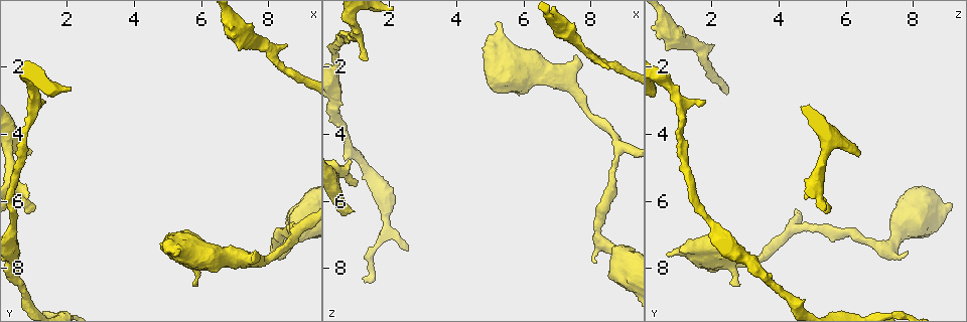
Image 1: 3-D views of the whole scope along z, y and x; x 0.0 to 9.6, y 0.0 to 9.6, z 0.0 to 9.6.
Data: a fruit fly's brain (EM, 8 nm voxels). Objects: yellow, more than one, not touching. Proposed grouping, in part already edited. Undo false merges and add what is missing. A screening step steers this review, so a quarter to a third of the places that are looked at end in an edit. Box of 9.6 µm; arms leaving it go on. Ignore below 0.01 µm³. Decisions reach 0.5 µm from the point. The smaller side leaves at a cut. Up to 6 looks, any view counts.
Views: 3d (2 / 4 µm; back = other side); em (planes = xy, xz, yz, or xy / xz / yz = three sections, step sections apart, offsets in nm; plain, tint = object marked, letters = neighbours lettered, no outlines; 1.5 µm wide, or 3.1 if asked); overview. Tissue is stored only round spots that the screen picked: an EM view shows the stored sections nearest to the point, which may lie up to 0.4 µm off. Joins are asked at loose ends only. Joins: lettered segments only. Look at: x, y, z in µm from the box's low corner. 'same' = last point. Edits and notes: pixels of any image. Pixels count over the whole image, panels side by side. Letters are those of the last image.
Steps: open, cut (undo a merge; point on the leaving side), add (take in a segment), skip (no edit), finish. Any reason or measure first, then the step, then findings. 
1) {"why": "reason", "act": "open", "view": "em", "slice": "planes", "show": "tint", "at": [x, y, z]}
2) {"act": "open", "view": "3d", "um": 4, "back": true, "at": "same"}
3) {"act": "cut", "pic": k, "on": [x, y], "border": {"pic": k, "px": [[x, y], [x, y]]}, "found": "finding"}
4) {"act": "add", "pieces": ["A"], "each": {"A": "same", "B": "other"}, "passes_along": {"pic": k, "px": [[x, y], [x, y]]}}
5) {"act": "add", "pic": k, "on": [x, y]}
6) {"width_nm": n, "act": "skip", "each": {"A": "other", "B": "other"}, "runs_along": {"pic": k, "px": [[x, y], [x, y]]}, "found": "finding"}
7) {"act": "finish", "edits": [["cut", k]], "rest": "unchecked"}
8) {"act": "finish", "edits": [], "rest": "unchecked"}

{"why": "thick end", "act": "open", "view": "em", "slice": "yz", "step": 4, "show": "letters", "at": [7.55, 7.50, 1.65]}

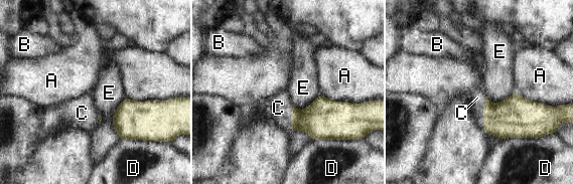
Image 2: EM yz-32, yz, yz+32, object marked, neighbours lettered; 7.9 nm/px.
{"act": "add", "pieces": ["C"], "each": {"A": "other", "B": "other", "C": "same", "D": "other", "E": "other"}, "passes_along": {"pic": 2, "px": [[514, 117], [483, 112], [477, 98]]}, "found": "the neuron continues"}

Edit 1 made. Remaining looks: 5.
{"why": "redraw", "act": "open", "view": "overview"}

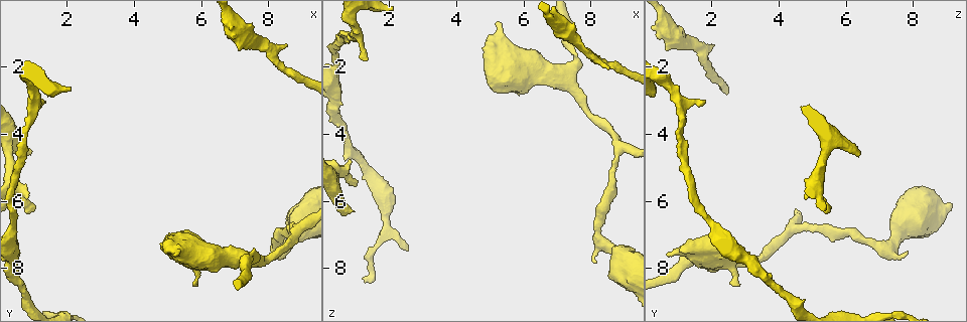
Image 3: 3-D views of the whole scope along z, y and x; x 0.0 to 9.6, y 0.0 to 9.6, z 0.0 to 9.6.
{"why": "free end", "act": "open", "view": "em", "slice": "planes", "show": "letters", "at": [5.70, 8.45, 2.70]}

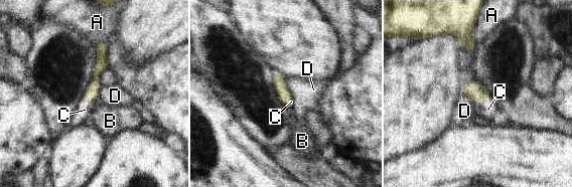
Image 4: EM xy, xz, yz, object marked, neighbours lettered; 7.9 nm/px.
{"act": "add", "pieces": ["C"], "each": {"A": "other", "B": "other", "C": "same", "D": "other"}, "passes_along": {"pic": 4, "px": [[476, 92], [482, 101], [487, 110]]}, "found": "the neuron continues"}

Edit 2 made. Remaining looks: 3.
{"why": "an open end", "act": "open", "view": "em", "slice": "planes", "show": "letters", "at": [1.40, 3.05, 1.80]}

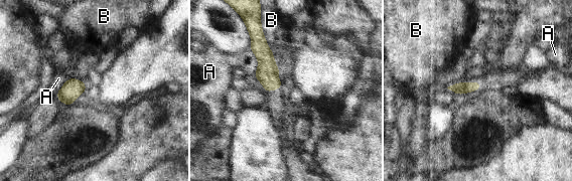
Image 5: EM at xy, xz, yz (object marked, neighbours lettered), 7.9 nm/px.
{"act": "skip", "each": {"A": "other", "B": "other"}, "border": {"pic": 5, "px": [[252, 52], [257, 59], [254, 74]]}, "found": "no lettered segment goes on from it"}

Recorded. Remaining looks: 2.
{"act": "finish", "edits": [["add", 2], ["add", 4]], "rest": "unchecked"}

